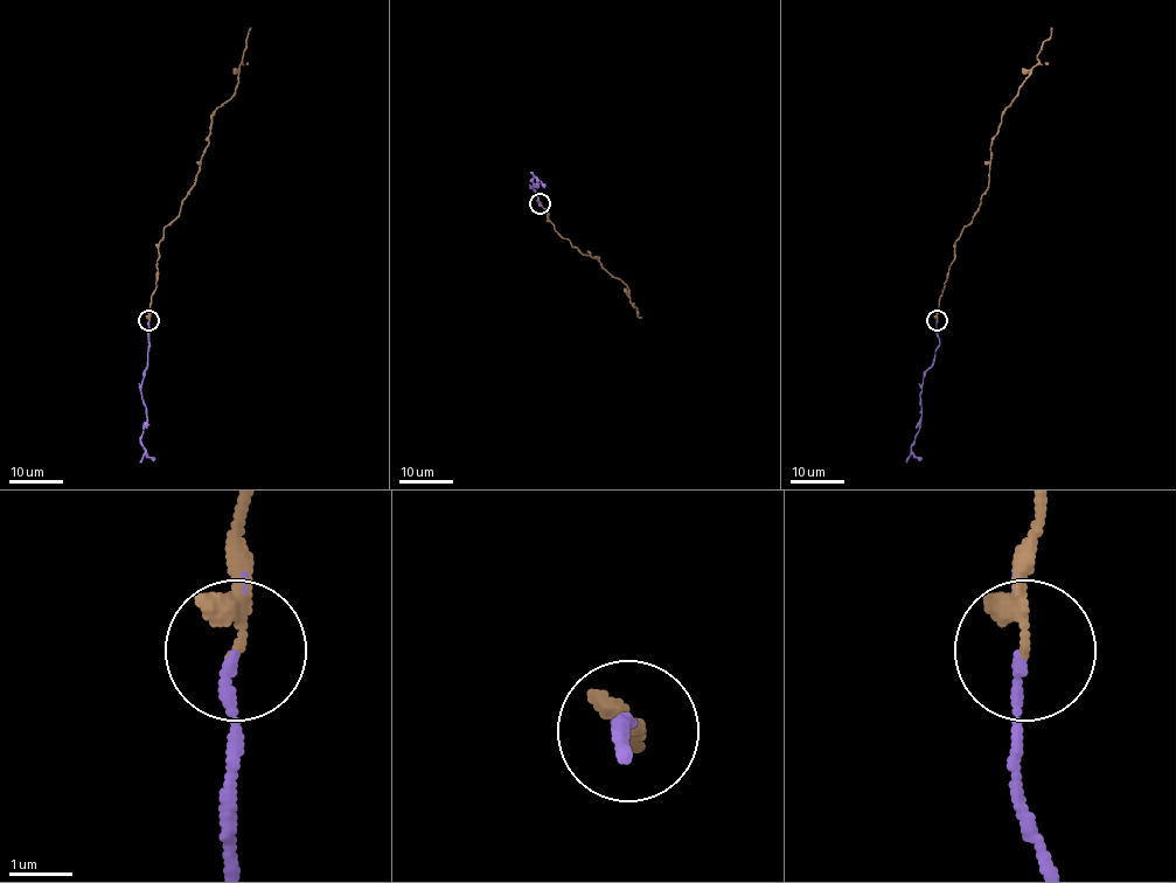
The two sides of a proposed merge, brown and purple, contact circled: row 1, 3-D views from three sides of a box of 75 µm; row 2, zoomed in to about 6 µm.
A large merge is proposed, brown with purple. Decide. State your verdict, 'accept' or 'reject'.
accept

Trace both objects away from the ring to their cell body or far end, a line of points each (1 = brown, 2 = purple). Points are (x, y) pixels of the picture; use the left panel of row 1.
1: (150, 320), (162, 229), (179, 214), (200, 169), (211, 115), (236, 89), (251, 28)
2: (150, 320), (147, 364), (141, 386), (146, 422), (141, 439), (146, 454), (153, 459)

